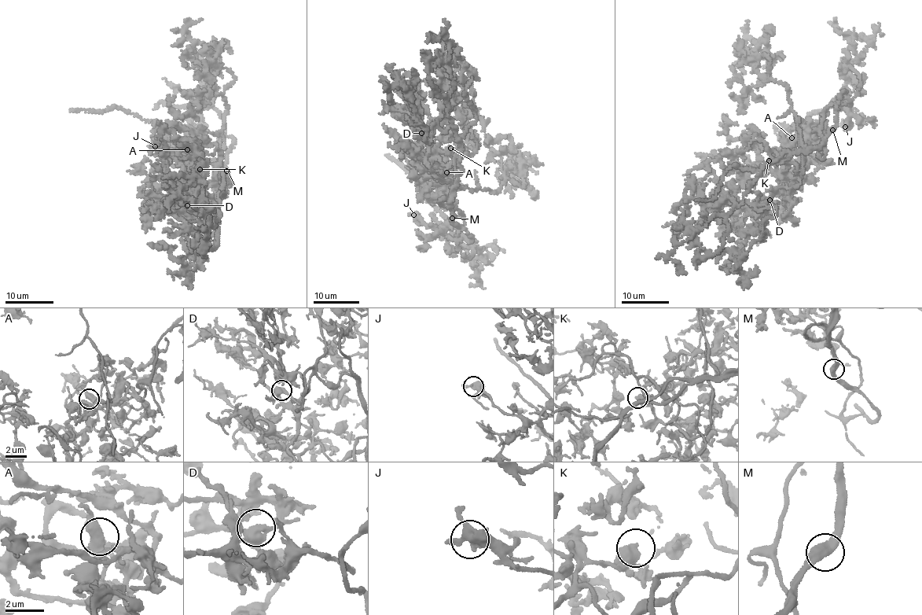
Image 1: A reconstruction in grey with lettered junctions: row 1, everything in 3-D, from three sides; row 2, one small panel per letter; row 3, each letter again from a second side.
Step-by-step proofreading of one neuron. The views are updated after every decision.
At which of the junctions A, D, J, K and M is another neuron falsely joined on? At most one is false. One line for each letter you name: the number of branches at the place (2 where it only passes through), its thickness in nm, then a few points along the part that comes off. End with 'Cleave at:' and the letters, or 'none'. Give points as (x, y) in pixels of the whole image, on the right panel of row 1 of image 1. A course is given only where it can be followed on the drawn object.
Cleave at: none

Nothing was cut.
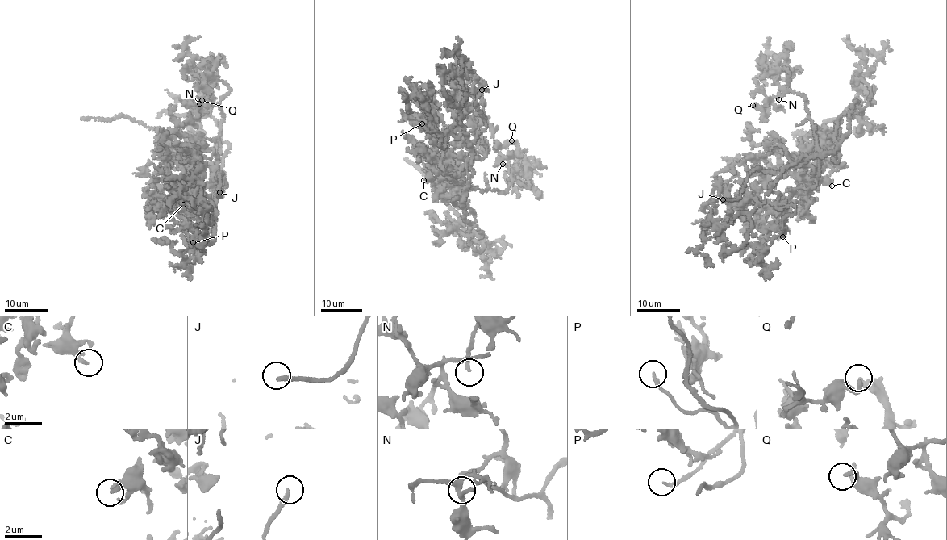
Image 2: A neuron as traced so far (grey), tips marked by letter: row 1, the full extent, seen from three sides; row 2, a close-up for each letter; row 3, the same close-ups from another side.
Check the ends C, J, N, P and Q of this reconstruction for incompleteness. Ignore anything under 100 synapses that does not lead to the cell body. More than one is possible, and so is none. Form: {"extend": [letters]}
{"extend": ["J", "P"]}

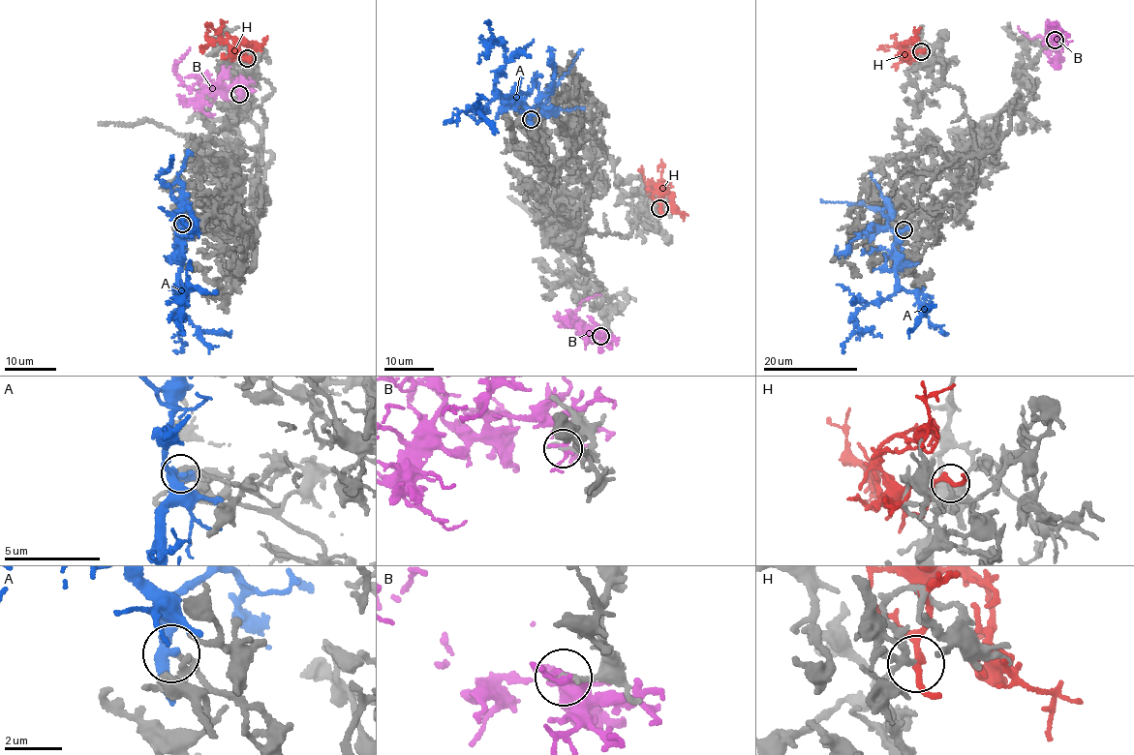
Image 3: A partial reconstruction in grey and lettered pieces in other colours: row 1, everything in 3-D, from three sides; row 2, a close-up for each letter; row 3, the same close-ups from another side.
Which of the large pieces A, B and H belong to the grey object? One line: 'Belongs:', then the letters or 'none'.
Belongs: none

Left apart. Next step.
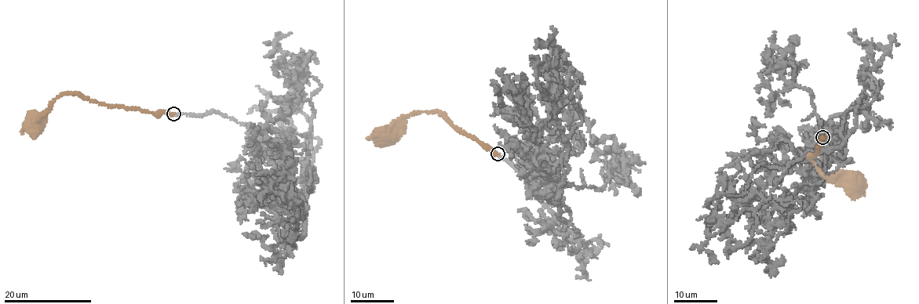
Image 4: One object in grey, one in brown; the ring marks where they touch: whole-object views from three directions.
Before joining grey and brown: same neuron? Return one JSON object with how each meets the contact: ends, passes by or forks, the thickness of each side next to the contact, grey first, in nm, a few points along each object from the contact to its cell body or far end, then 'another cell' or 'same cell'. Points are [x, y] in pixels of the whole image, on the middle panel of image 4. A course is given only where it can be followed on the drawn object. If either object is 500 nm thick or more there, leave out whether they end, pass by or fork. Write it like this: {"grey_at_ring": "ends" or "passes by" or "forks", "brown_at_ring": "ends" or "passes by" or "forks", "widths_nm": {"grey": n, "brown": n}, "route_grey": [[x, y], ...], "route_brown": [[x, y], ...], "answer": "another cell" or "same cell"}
{"grey_at_ring": "ends", "brown_at_ring": "ends", "widths_nm": {"grey": 280, "brown": 360}, "route_grey": [[497, 154], [575, 235], [558, 216], [559, 186], [625, 185], [626, 159], [614, 194]], "route_brown": [[497, 154], [460, 132], [434, 110], [415, 112], [404, 117], [392, 135], [382, 139], [383, 135]], "answer": "same cell"}

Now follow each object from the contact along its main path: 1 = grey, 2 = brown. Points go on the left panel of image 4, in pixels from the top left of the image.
1: (173, 114), (212, 112), (319, 139), (315, 181), (310, 99), (320, 85), (284, 56), (289, 74), (309, 85)
2: (173, 114), (102, 105), (78, 94), (64, 94), (52, 99), (41, 117), (40, 126), (33, 124)

